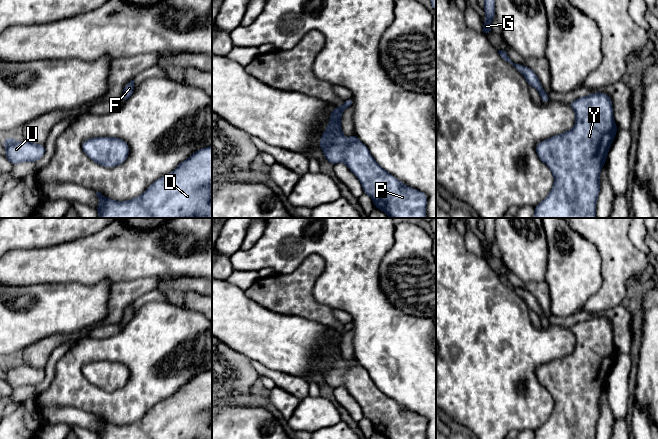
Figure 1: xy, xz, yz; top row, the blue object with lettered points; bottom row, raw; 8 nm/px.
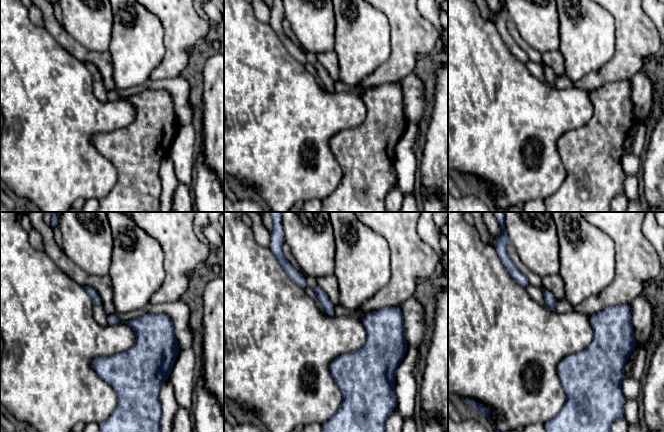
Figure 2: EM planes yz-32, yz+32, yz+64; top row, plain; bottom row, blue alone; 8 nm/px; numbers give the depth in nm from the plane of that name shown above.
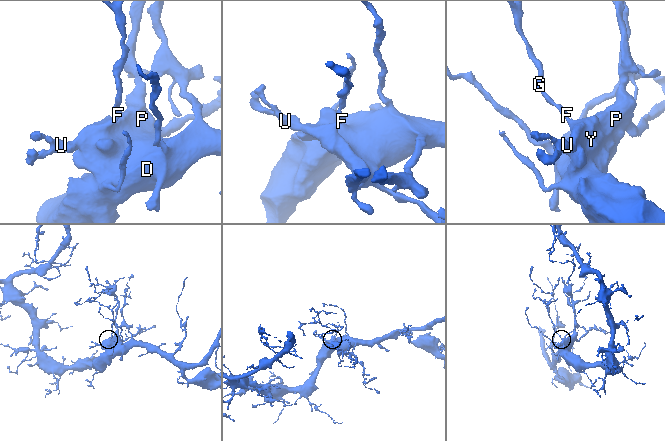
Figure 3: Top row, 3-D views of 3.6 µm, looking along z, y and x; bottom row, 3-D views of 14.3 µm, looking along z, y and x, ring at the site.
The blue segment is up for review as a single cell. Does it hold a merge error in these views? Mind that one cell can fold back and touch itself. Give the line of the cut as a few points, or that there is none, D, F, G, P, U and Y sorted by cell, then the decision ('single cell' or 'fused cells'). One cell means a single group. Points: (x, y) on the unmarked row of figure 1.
no cut; D F G P U Y; single cell

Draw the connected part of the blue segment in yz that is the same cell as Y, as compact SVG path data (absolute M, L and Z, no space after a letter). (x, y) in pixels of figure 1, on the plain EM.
M596 316L580 321L569 329L576 340L574 351L563 358L539 366L535 372L539 383L551 394L554 409L548 420L535 430L534 439L596 439L596 427L600 417L600 396L618 355L613 341L612 324L607 318Z

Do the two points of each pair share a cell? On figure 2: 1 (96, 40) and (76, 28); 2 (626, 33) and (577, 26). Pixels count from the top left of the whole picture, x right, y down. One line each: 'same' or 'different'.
1: same
2: different

